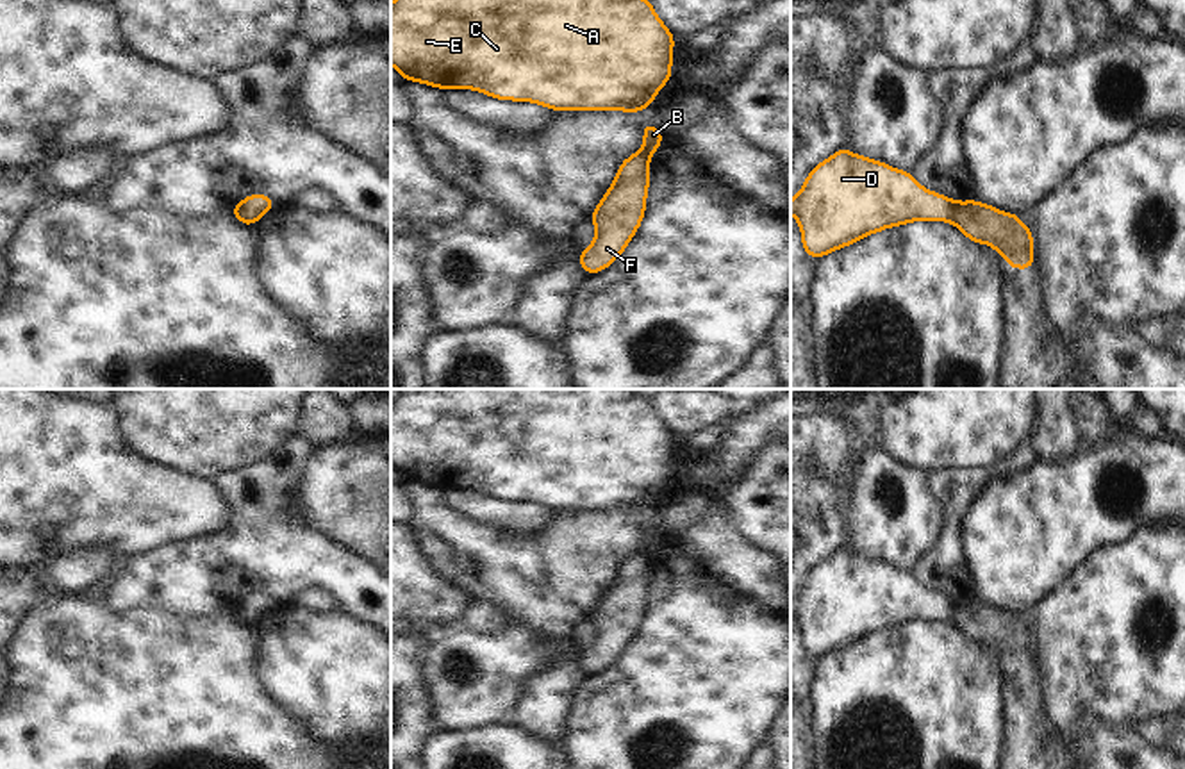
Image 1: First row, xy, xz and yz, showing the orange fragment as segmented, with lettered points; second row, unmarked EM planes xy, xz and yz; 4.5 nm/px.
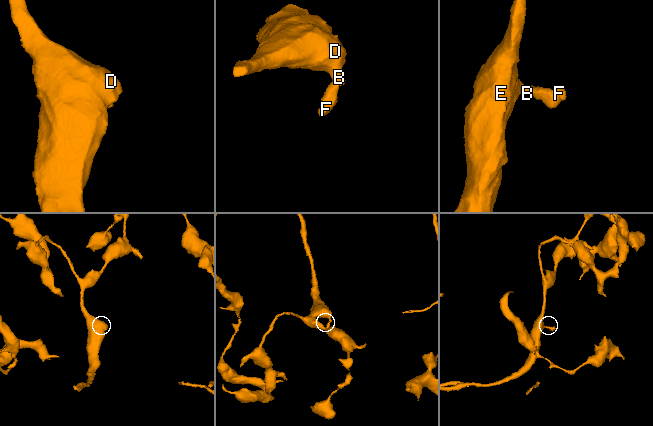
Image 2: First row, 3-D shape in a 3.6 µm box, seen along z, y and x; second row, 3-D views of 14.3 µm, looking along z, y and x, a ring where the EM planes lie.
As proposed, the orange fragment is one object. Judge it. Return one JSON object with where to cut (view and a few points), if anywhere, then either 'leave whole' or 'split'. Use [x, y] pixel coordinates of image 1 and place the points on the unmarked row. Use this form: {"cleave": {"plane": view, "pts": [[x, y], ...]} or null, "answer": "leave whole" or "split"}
{"cleave": {"plane": "yz", "pts": [[959, 602], [952, 621]]}, "answer": "split"}

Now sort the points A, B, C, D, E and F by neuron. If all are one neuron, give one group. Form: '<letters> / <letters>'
A B C D E / F

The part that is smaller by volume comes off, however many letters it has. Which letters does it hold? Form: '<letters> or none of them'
F

